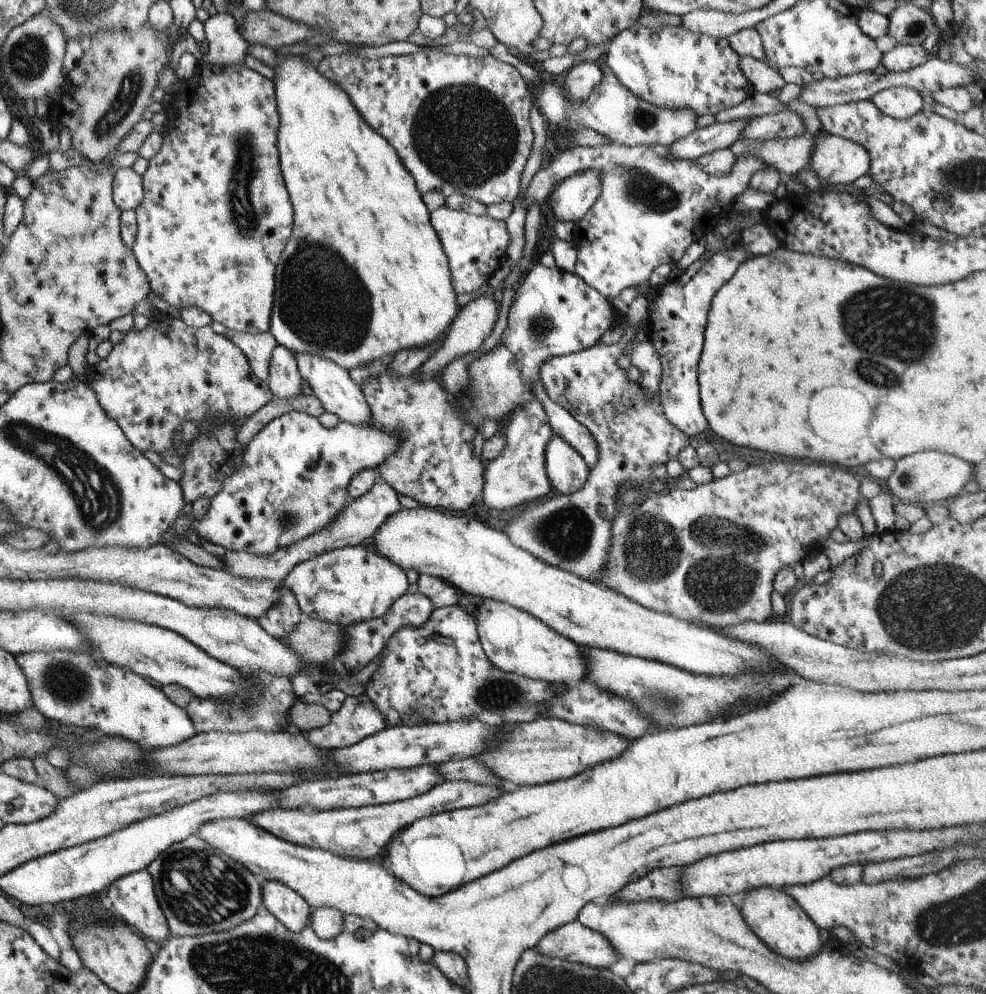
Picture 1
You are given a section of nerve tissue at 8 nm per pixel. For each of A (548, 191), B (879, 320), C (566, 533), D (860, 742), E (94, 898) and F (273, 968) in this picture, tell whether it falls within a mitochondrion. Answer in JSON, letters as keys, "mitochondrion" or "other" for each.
{"A":"other","B":"mitochondrion","C":"mitochondrion","D":"mitochondrion","E":"other","F":"mitochondrion"}

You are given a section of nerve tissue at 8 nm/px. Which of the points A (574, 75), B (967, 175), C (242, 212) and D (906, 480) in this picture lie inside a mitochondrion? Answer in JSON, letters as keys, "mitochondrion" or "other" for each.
{"A":"other","B":"mitochondrion","C":"mitochondrion","D":"mitochondrion"}

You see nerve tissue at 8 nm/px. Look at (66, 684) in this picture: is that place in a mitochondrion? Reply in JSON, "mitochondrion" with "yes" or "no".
{"mitochondrion":"yes"}

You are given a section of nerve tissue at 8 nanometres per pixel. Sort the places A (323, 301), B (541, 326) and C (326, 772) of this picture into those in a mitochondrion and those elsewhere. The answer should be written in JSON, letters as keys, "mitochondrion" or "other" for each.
{"A":"mitochondrion","B":"mitochondrion","C":"other"}

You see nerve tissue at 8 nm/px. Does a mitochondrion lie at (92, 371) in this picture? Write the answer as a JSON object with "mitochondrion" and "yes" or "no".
{"mitochondrion":"no"}

